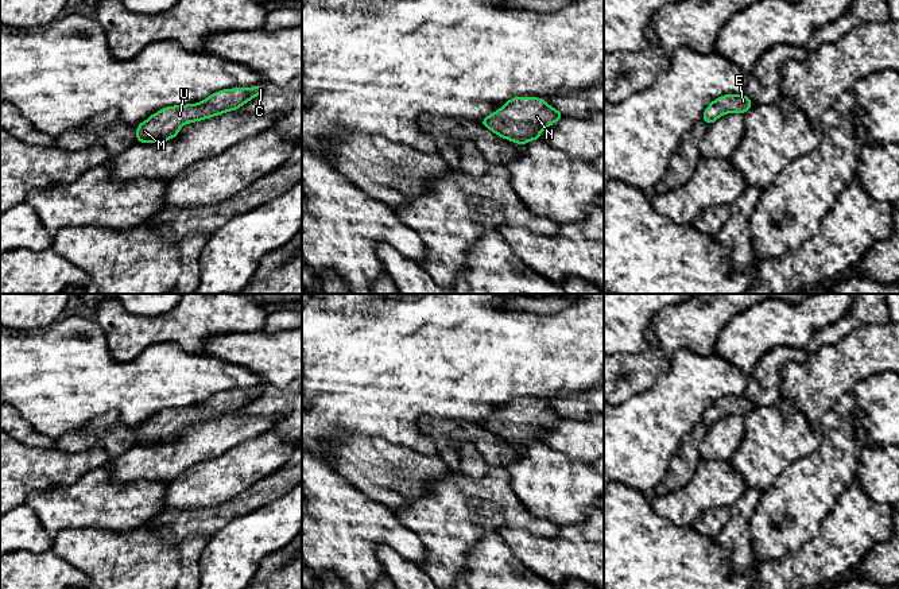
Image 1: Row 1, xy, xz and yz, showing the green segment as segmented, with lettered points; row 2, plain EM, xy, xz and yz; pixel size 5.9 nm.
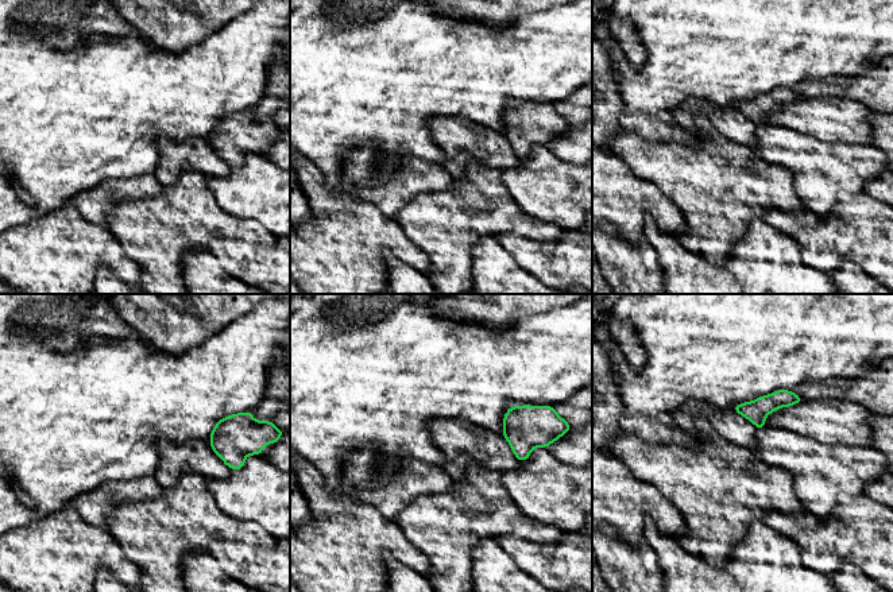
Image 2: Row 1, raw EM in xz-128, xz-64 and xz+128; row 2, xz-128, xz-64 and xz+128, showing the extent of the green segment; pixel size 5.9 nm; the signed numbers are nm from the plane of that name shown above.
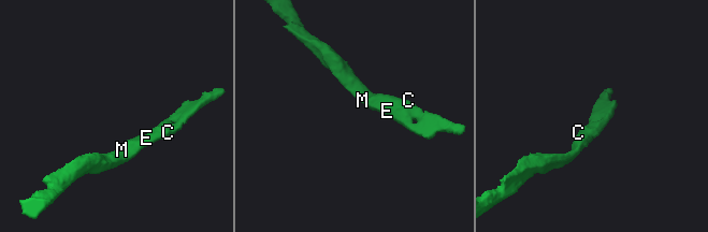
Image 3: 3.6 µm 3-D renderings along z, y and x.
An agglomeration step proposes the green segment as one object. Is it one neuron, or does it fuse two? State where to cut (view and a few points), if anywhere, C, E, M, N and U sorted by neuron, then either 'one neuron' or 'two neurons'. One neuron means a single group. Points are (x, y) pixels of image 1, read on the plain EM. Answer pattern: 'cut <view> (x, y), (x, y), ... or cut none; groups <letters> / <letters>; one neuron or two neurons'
cut none; groups C E M N U; one neuron

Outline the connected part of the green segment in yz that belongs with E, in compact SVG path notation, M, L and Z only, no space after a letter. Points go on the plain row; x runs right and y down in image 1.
M744 395L724 396L709 406L709 408L704 412L702 422L708 427L710 427L722 416L726 415L744 416L752 408L753 404Z

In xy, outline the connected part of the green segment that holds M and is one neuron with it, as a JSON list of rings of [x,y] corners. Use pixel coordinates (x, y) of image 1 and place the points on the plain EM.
[[[264,387],[247,391],[222,391],[197,406],[163,410],[136,429],[136,443],[168,443],[178,438],[182,427],[210,421],[225,414],[237,412],[240,408],[264,394]]]

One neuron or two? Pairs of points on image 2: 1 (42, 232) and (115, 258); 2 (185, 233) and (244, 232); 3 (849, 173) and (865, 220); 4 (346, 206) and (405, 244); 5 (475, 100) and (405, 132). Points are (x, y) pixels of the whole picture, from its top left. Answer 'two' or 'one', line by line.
1: one
2: one
3: two
4: one
5: one

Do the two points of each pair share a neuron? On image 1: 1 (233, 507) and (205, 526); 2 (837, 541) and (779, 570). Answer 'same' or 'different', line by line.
1: same
2: same

